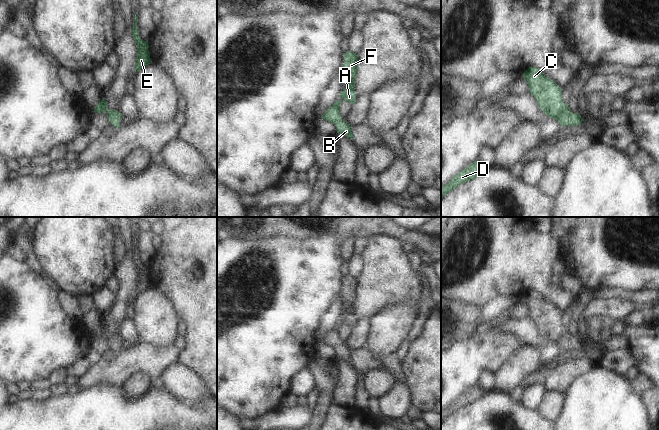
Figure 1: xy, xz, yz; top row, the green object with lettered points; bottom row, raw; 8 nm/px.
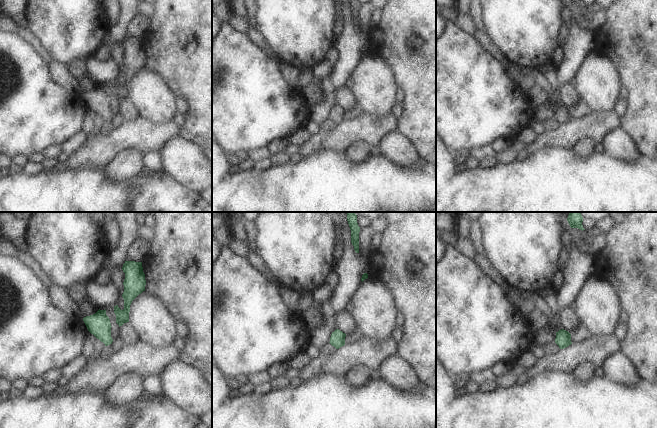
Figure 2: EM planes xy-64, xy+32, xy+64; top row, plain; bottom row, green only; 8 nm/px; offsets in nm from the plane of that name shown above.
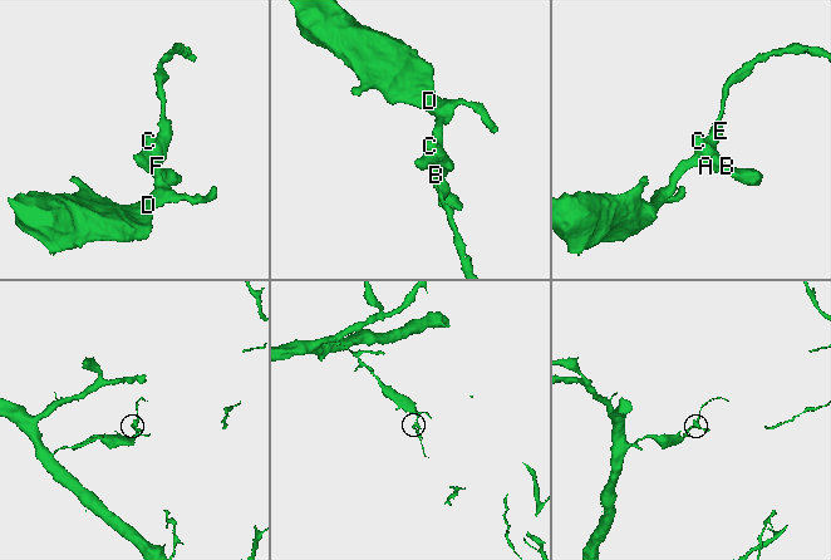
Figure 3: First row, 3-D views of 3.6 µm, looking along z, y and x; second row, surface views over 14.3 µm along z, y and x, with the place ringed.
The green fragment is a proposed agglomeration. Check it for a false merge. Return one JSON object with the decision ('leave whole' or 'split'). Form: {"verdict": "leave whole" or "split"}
{"verdict": "leave whole"}

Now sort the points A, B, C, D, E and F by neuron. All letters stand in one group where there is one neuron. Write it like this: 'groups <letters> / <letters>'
groups A B C D E F

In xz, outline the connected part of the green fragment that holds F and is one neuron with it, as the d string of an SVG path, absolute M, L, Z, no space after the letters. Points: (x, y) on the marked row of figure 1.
M354 52L344 53L344 63L342 67L342 74L344 79L347 81L347 87L341 91L339 97L342 97L344 101L351 104L356 103L356 92L355 92L355 78L358 71L358 54Z

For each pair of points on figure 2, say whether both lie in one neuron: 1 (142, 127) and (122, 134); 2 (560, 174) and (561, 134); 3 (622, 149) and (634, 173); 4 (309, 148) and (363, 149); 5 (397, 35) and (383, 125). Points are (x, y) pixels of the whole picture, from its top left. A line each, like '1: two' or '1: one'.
1: one
2: two
3: two
4: two
5: two

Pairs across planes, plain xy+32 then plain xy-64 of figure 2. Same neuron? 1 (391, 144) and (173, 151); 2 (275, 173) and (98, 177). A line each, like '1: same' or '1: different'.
1: same
2: same

